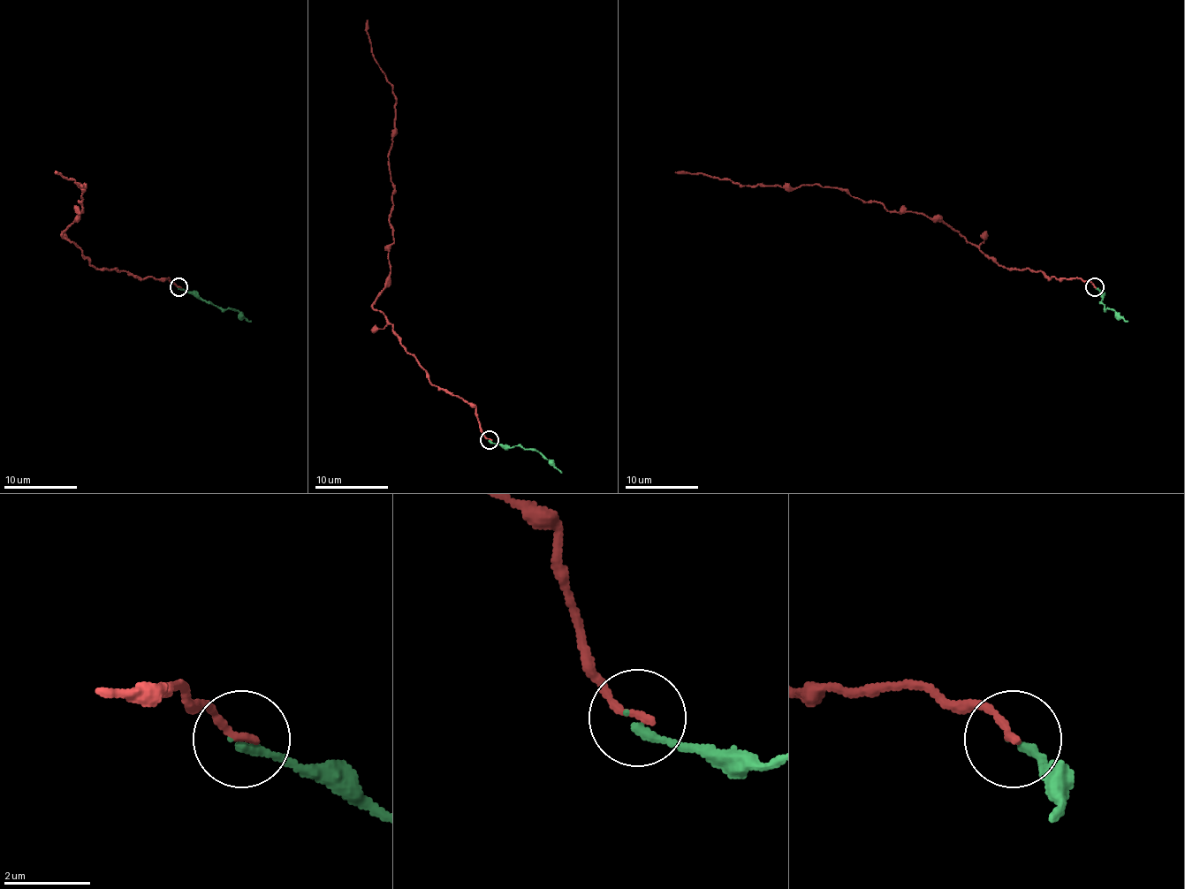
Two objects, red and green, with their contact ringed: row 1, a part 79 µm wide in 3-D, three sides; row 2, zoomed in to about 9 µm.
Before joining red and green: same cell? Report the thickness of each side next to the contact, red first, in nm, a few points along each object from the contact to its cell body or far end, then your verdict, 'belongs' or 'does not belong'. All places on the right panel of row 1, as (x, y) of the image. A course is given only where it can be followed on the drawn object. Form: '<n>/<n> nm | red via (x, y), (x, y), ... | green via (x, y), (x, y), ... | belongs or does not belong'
190/200 nm | red via (1095, 287), (1079, 278), (1007, 269), (945, 224), (915, 212), (890, 212), (844, 190), (740, 185), (676, 172) | green via (1095, 287), (1100, 291), (1100, 300), (1106, 309), (1113, 309), (1128, 322) | belongs

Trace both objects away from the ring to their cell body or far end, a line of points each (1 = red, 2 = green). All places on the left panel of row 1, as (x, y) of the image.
1: (179, 287), (168, 278), (96, 269), (62, 236), (82, 212), (79, 185), (86, 185), (56, 172)
2: (179, 287), (193, 291), (205, 300), (236, 309), (250, 322)

